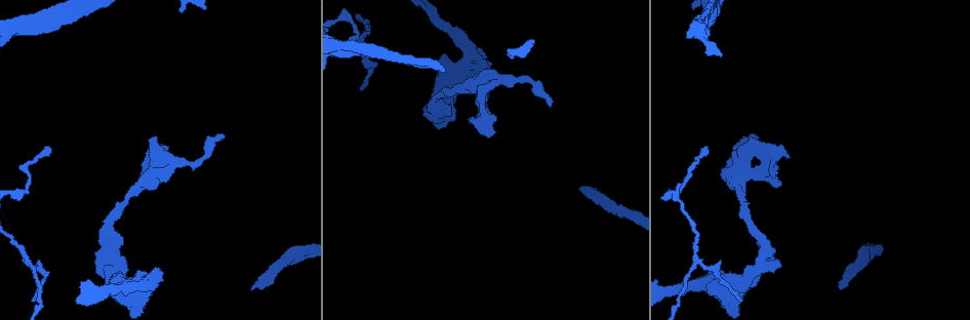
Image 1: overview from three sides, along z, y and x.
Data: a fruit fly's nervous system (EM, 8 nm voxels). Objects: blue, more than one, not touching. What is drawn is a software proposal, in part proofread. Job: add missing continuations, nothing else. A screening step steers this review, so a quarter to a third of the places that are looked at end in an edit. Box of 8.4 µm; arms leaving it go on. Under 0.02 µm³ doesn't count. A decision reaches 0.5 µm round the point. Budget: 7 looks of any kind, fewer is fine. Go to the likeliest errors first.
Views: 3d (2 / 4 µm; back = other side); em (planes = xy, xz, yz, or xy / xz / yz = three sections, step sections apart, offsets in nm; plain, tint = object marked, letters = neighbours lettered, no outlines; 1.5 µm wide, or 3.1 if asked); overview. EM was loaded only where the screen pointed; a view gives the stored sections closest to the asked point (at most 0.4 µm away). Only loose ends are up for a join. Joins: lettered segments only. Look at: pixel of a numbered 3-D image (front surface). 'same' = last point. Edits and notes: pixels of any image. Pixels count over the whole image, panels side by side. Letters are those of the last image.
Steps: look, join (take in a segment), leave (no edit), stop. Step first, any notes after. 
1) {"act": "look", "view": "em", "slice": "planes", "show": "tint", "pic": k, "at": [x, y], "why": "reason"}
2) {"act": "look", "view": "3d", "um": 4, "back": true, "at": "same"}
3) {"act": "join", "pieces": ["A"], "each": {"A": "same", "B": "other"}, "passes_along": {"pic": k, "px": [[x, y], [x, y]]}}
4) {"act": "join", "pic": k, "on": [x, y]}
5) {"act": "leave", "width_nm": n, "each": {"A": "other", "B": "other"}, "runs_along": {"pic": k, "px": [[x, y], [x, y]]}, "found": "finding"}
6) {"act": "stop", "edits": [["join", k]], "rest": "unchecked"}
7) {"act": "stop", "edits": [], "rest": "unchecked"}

{"act": "look", "view": "em", "slice": "planes", "show": "letters", "pic": 1, "at": [252, 289], "why": "branch stops here"}

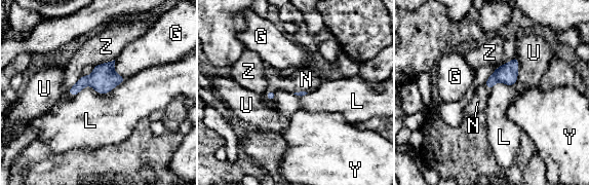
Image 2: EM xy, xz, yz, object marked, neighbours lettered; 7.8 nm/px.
{"act": "join", "pieces": ["N"], "longest_contact_nm": ["L", 480], "each": {"G": "other", "L": "other", "N": "same", "U": "other", "Y": "other", "Z": "other"}, "found": "the neuron continues"}

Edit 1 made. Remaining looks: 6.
{"act": "look", "view": "overview"}

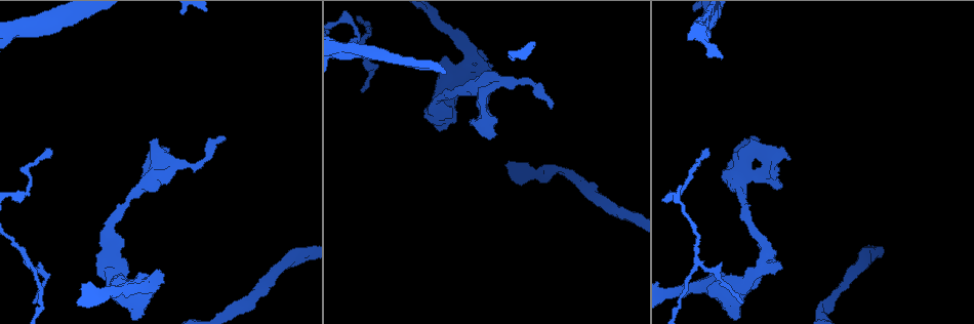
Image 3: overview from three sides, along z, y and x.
{"act": "look", "view": "em", "slice": "planes", "show": "letters", "pic": 3, "at": [550, 106], "why": "tapers out"}

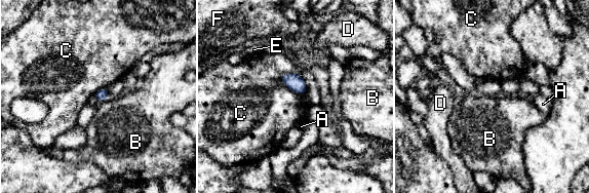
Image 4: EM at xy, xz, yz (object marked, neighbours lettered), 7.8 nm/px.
{"act": "leave", "each": {"A": "other", "B": "other", "C": "other", "D": "other", "E": "other", "F": "other"}, "border": {"pic": 4, "px": [[281, 74], [284, 84], [304, 94]]}, "found": "no lettered segment goes on from it"}

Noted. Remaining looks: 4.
{"act": "look", "view": "em", "slice": "planes", "show": "tint", "pic": 3, "at": [158, 271], "why": "an open end"}

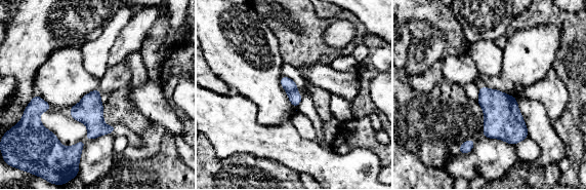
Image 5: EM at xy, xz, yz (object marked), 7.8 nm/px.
{"act": "look", "view": "em", "slice": "planes", "show": "letters", "at": "same", "why": "see the neighbours"}

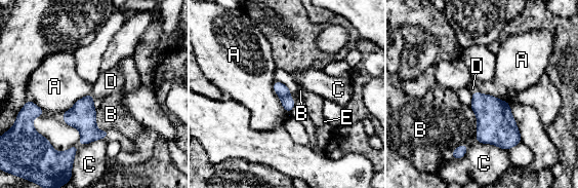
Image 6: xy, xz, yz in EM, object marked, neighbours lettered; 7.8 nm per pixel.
{"act": "join", "pieces": ["D"], "longest_contact_nm": ["C", 340], "each": {"A": "other", "B": "other", "C": "other", "D": "same", "E": "other"}, "found": "it goes on there"}

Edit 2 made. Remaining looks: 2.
{"act": "stop", "edits": [["join", 2], ["join", 6]], "rest": "unchecked"}

